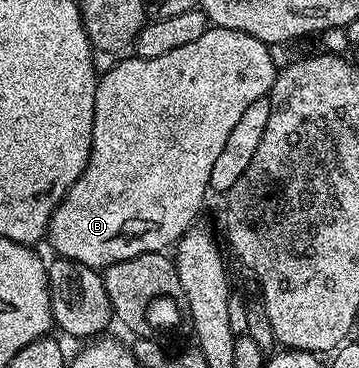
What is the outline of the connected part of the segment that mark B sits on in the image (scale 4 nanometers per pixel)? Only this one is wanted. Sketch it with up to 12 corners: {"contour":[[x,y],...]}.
{"contour":[[224,27],[95,85],[56,256],[168,250],[272,48]]}

